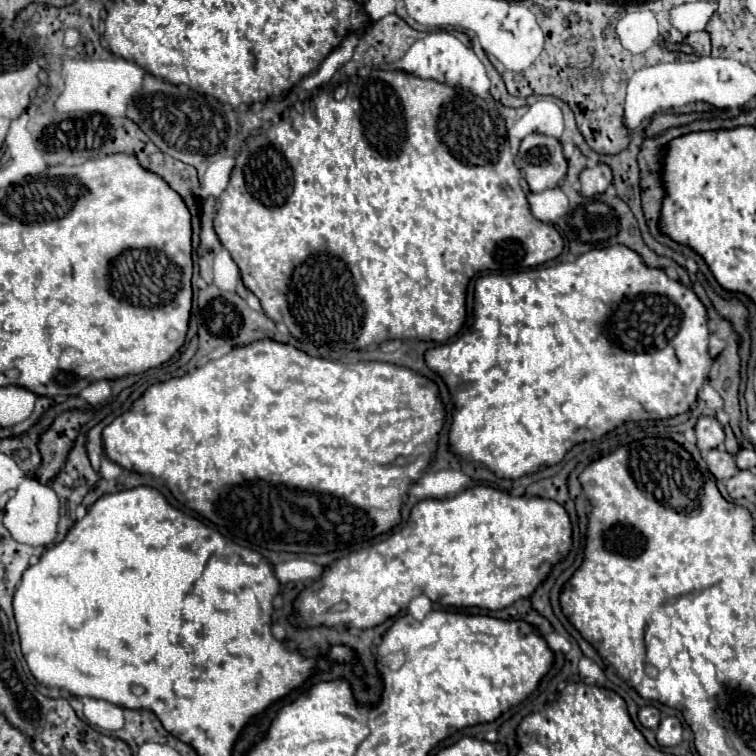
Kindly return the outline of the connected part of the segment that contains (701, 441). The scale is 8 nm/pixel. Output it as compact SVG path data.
M700 417L696 423L696 437L700 451L718 449L724 443L724 429L716 417Z

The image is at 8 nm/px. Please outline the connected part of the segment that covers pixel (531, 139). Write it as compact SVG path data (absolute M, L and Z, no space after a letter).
M532 133L522 139L516 163L526 173L532 193L558 187L568 171L560 141L542 133Z

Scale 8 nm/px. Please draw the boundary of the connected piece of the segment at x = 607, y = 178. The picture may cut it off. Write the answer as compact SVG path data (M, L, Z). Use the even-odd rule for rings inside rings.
M600 163L600 165L592 167L592 169L584 169L580 173L580 183L582 183L580 193L586 195L586 197L604 193L606 187L612 183L612 169L608 165L604 165L604 163Z

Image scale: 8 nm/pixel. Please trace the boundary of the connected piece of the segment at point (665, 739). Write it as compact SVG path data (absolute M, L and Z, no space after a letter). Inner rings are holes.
M666 717L660 721L656 739L662 747L672 747L682 741L682 723L678 717Z

